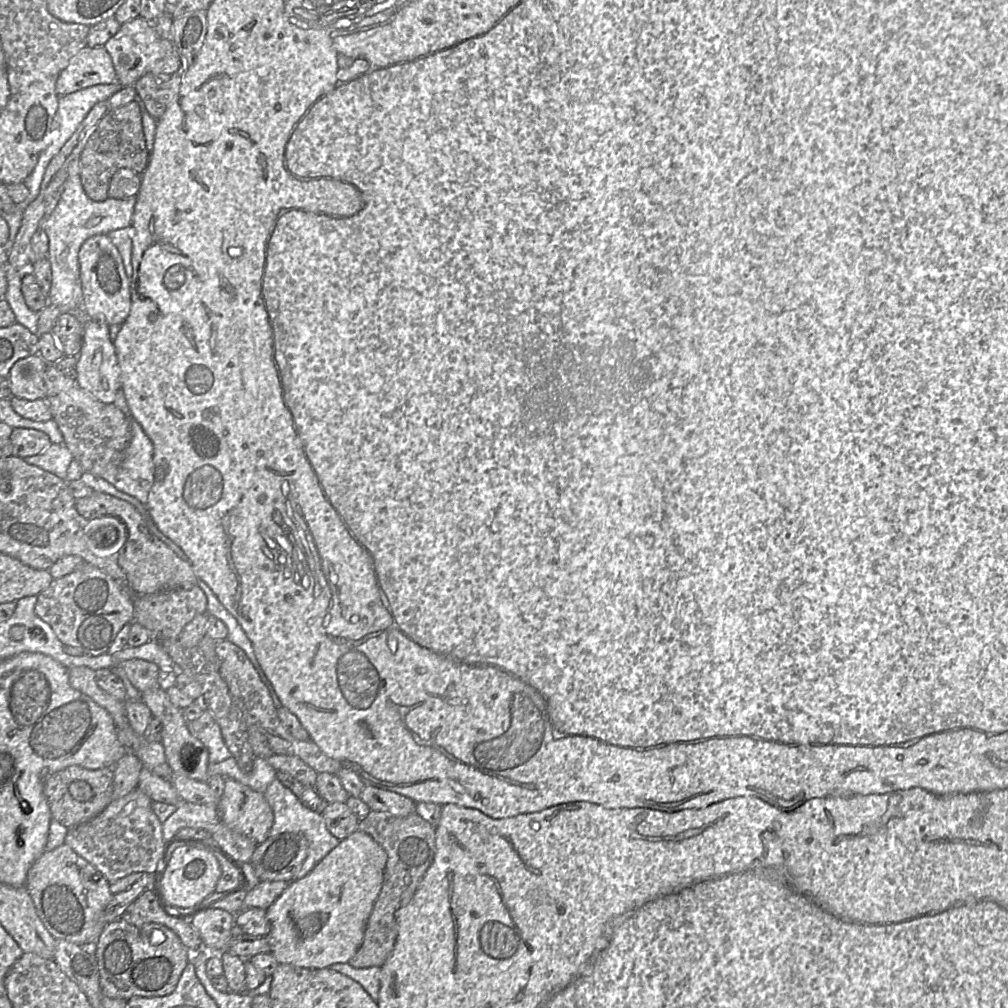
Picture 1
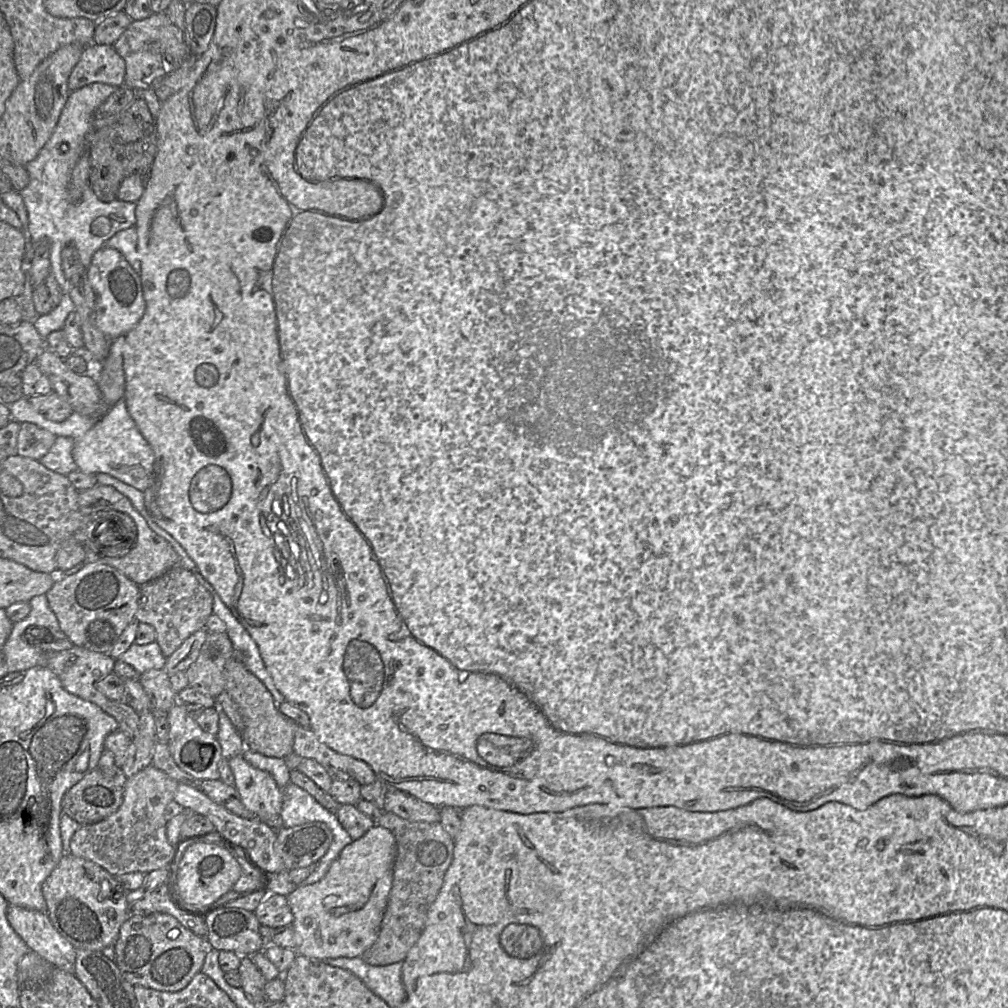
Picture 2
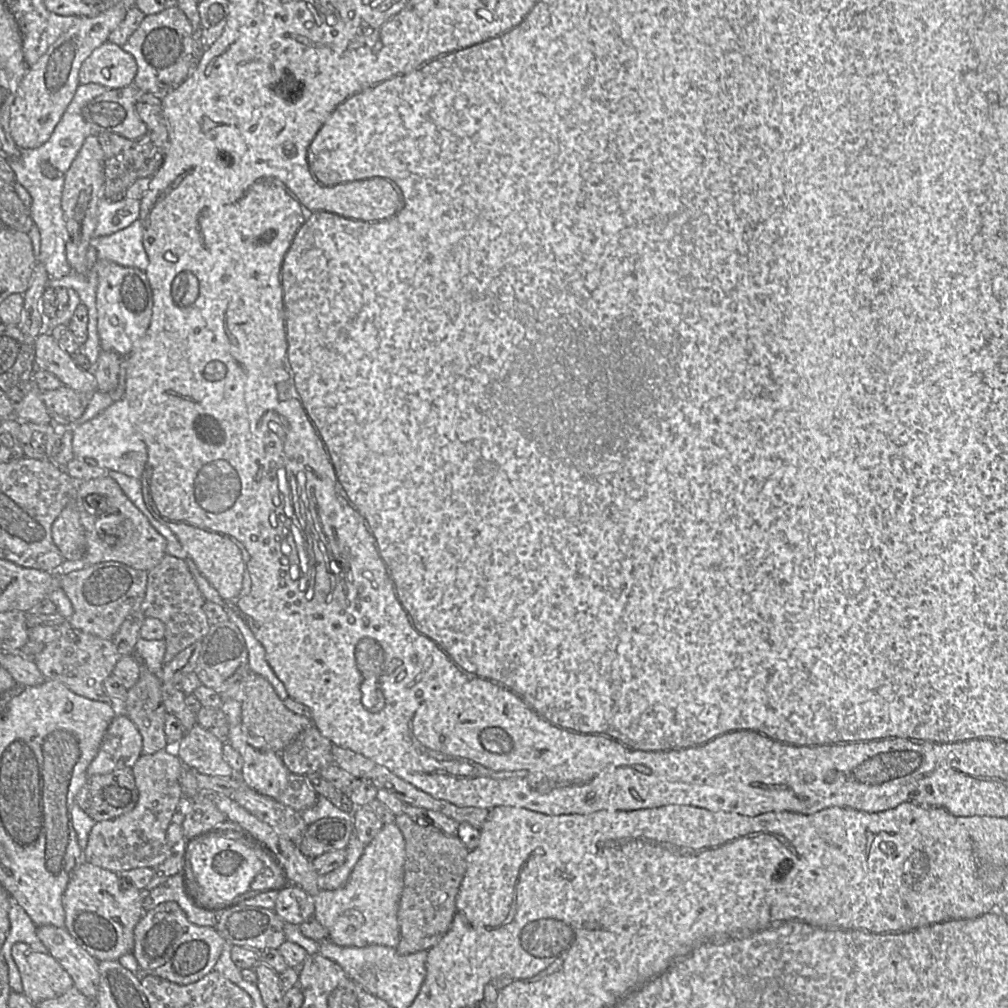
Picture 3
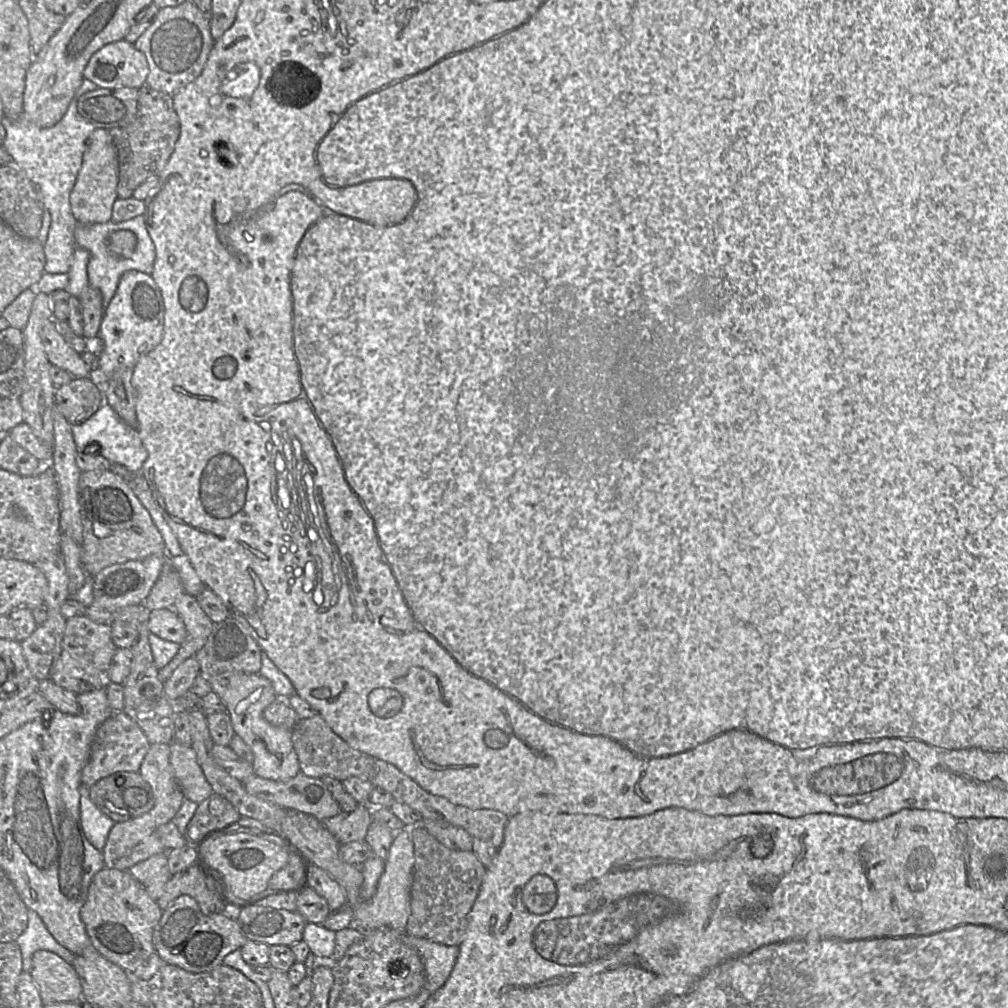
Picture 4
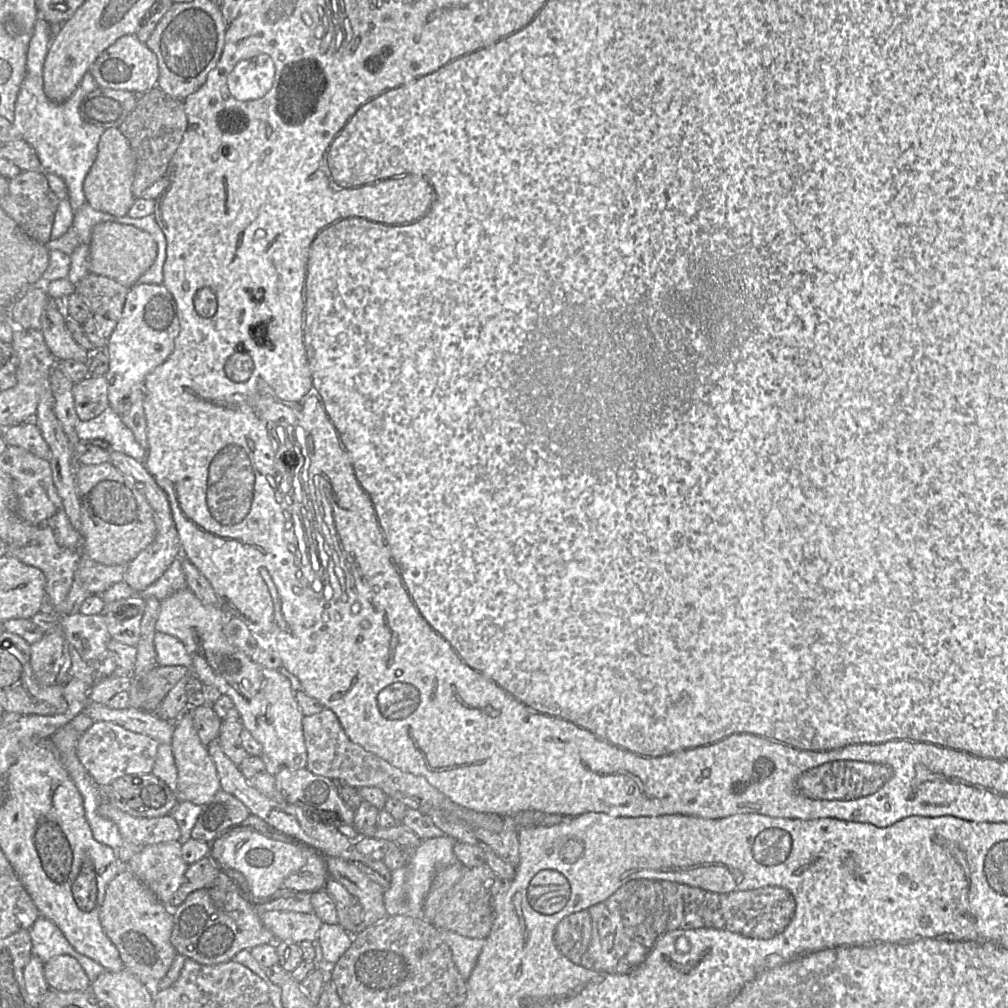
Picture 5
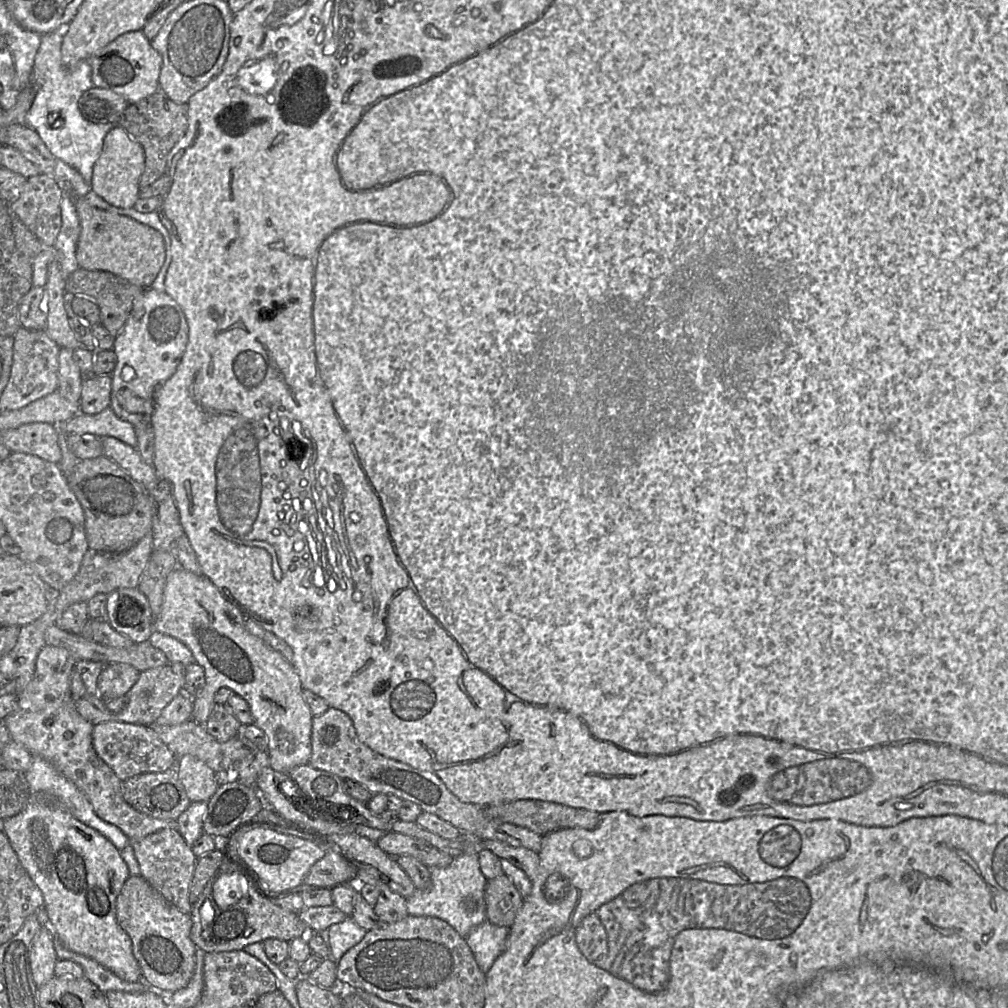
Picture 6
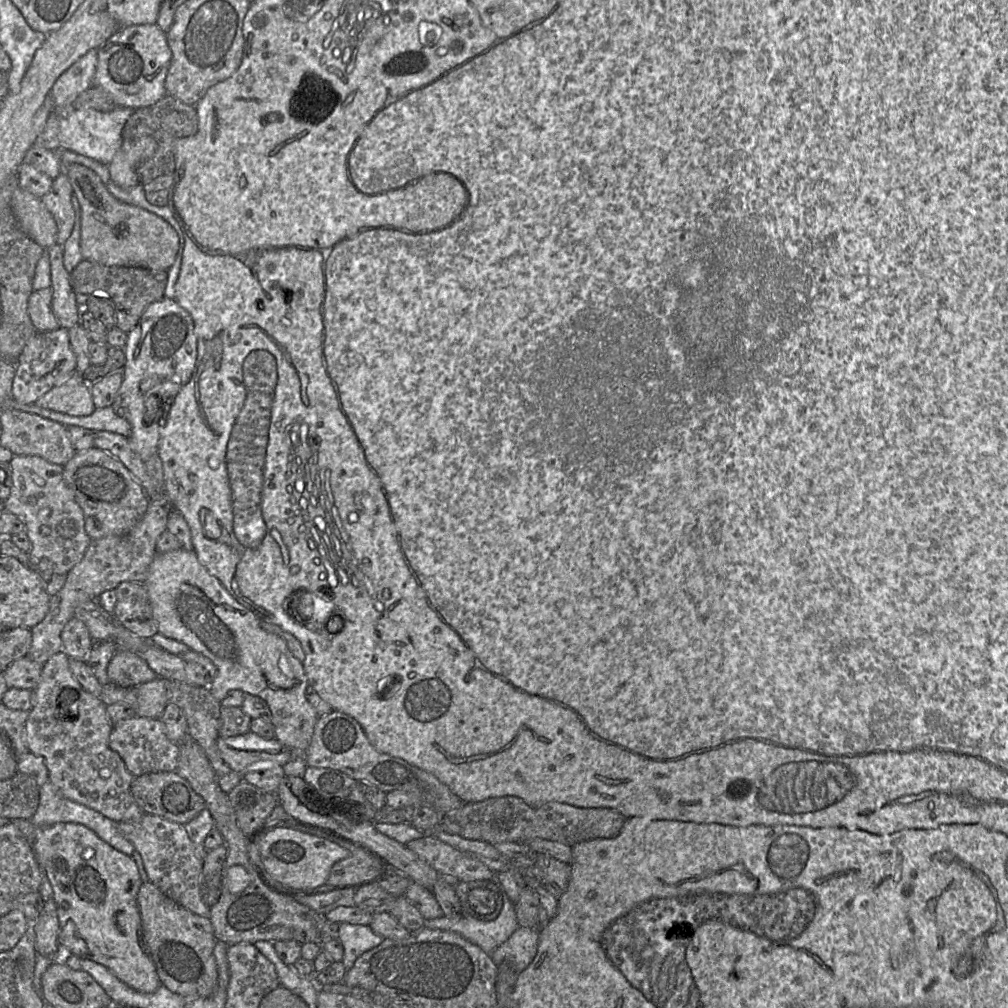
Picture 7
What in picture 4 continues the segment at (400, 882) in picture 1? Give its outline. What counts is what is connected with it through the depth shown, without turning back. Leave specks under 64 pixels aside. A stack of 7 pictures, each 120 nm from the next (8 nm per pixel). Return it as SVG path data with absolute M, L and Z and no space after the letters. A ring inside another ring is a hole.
M405 827L414 846L414 871L411 887L411 912L406 925L409 936L422 938L446 946L459 946L468 928L469 914L479 894L487 867L473 851L447 848L423 827Z

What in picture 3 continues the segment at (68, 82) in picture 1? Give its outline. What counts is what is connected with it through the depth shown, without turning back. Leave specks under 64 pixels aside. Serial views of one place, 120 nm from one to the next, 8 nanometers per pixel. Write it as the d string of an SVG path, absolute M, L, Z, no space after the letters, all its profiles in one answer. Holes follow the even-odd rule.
M107 41L83 62L78 80L80 84L97 83L107 89L124 88L133 84L137 69L130 53Z

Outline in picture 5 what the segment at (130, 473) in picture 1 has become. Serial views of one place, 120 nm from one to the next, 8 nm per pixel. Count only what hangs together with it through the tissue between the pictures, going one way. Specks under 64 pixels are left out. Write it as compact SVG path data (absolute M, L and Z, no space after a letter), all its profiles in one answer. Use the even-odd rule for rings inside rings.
M110 406L89 421L79 420L76 434L80 441L101 440L110 450L124 453L138 461L145 461L147 450L136 441L133 432Z

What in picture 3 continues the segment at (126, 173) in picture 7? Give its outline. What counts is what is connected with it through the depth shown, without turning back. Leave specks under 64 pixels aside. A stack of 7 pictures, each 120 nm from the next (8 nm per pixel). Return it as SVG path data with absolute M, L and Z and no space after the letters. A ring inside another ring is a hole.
M96 133L84 141L78 155L65 174L62 209L67 228L66 257L75 274L88 271L86 254L98 222L98 202L104 189L104 153Z

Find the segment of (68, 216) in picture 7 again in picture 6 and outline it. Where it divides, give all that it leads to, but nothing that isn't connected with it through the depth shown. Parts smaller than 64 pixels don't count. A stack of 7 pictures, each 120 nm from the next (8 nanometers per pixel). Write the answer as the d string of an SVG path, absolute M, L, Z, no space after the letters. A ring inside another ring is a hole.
M39 174L27 179L19 198L10 205L10 210L43 244L53 248L62 225L61 201L64 191L52 175Z

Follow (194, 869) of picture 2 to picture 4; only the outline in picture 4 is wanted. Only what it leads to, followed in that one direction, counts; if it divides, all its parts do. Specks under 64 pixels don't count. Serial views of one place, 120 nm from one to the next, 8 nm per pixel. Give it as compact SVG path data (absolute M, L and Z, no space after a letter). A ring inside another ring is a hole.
M244 832L220 835L205 845L207 861L221 872L228 897L240 907L250 905L254 896L270 889L270 879L287 865L291 855L295 854L279 843Z

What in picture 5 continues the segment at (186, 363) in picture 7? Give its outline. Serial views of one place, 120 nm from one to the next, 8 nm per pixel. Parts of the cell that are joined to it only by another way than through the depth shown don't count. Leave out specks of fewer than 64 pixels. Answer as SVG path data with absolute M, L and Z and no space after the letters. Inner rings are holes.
M139 283L129 289L122 315L105 346L109 358L105 375L109 406L120 417L124 412L124 400L128 399L131 389L134 386L143 387L147 375L172 353L179 329L176 302L163 284Z

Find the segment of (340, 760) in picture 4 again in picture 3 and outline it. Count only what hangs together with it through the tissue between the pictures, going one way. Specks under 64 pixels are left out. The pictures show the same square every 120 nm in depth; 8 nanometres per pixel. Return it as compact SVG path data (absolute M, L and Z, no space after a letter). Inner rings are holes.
M311 723L280 753L290 773L306 775L334 764L331 750L332 742Z

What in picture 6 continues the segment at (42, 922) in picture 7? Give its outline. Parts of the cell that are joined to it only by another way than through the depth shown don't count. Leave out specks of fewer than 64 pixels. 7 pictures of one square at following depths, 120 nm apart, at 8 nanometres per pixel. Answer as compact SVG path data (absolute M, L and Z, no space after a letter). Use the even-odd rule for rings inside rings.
M40 926L30 951L30 968L37 987L41 987L54 976L58 961L54 947L54 932L50 926Z

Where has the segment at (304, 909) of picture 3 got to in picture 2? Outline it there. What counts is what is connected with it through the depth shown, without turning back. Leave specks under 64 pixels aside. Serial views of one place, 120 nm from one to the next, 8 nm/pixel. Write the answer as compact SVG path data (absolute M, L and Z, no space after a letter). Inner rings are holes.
M270 894L255 909L255 916L262 926L281 929L292 925L294 916L286 896Z

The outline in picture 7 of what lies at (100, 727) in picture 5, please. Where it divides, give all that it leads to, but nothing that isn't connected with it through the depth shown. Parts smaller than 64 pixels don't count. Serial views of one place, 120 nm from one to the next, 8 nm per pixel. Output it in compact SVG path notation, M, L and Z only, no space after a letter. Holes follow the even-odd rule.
M134 716L114 724L109 736L109 747L120 755L134 777L153 772L172 772L178 766L180 747L167 737L161 718Z

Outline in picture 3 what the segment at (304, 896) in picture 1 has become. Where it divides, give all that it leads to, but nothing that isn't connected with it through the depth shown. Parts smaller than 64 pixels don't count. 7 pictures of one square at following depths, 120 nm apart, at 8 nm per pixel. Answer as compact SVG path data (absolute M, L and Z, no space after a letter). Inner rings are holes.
M384 824L364 852L347 882L336 890L321 890L313 897L313 918L328 931L328 940L341 947L371 945L396 948L400 941L398 909L404 887L405 841L395 824Z

